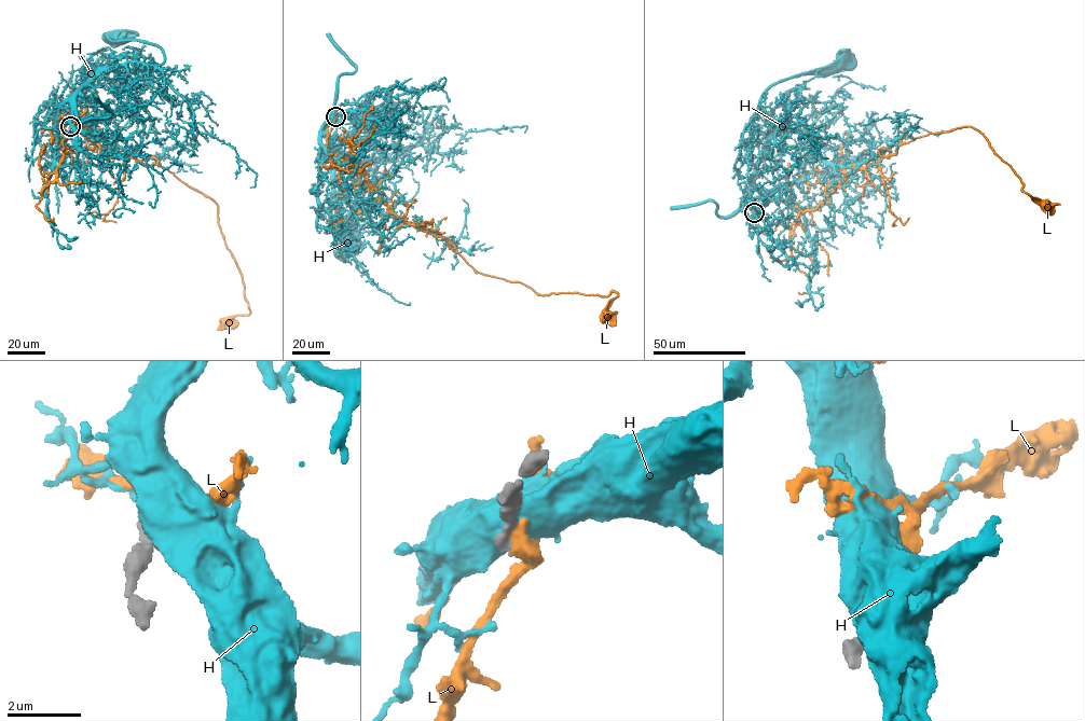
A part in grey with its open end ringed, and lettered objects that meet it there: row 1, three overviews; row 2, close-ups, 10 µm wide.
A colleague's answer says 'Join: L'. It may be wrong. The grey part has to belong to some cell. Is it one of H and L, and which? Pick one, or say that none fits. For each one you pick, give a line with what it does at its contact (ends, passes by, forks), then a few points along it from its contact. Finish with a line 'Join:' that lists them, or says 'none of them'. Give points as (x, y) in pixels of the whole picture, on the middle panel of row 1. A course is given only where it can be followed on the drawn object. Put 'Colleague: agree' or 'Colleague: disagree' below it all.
L: it ends there; it runs (335, 116), (329, 152), (365, 171), (393, 212), (450, 240), (475, 271), (539, 294), (612, 291), (606, 315)
Join: L
Colleague: agree

